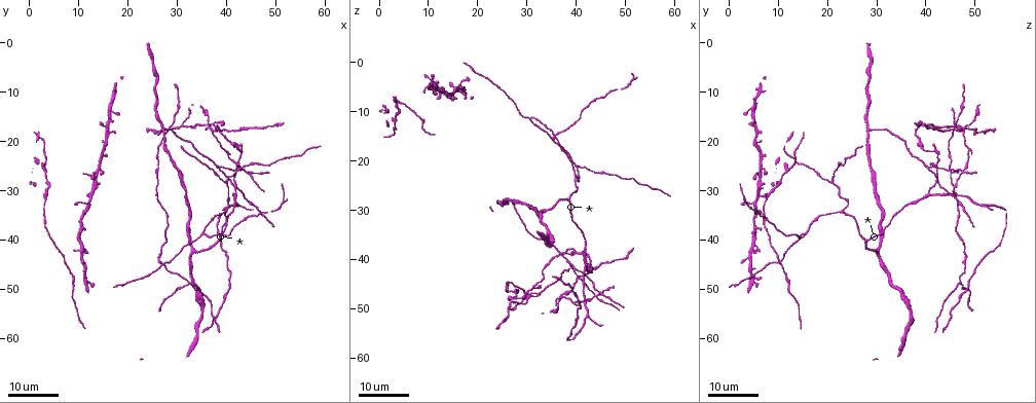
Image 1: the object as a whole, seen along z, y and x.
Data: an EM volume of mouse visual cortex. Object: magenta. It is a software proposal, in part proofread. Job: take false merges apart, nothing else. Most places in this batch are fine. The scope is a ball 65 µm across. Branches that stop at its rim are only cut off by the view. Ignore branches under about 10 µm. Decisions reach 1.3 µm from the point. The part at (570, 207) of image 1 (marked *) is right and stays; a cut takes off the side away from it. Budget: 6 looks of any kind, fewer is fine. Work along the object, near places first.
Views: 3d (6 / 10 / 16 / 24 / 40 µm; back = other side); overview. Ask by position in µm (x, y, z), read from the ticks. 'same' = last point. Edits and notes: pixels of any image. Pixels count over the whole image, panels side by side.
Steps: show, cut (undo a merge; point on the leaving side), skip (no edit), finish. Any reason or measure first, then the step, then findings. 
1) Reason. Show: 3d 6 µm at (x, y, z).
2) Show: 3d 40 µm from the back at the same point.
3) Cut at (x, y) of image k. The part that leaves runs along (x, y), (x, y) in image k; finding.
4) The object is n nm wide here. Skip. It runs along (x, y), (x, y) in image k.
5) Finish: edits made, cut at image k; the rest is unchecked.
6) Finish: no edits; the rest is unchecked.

Sudden change in width. Show: 3d 16 µm at (43.5, 26.0, 47.5).

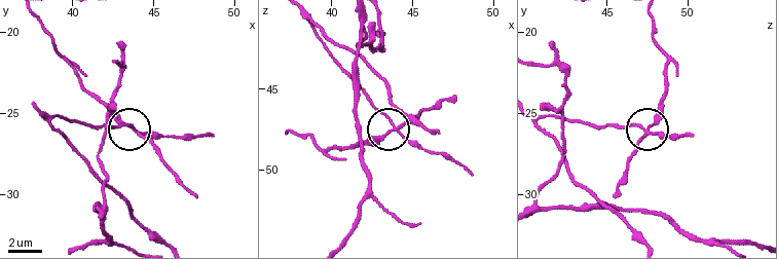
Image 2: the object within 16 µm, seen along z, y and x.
Show: 3d 10 µm at (43.5, 25.9, 47.6).

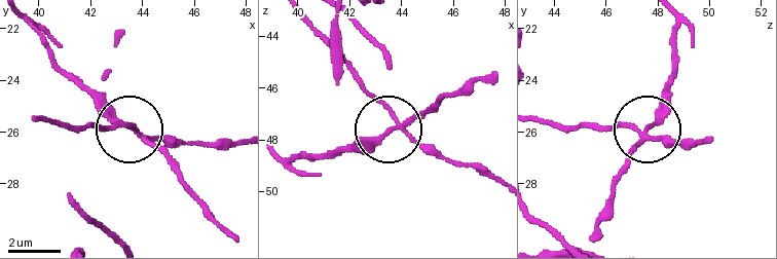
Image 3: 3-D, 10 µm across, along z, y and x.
The object is 160 nm wide here. Cut at (168, 159) of image 3. The part that leaves runs along (141, 138), (110, 118), (63, 72), (26, 19) in image 3; a second neuron is stuck on.

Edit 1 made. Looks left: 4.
Four arms meet. Show: 3d 16 µm at (41.5, 28.5, 42.0).

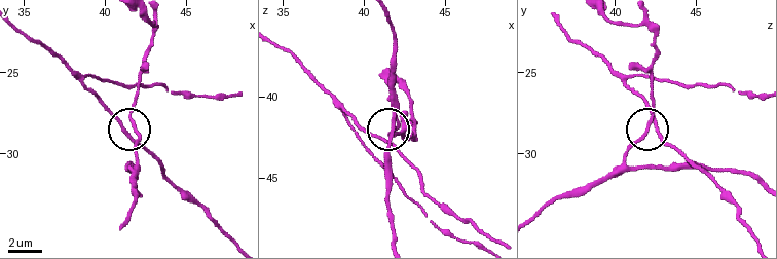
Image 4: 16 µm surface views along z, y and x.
Show: 3d 6 µm at (41.6, 28.1, 42.3).

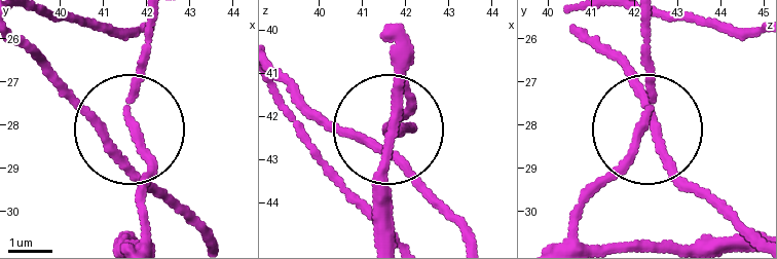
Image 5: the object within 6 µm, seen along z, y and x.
The object is 160 nm wide here. Skip. It runs along (142, 236), (142, 137), (102, 126), (39, 64) in image 5; one neuron here.

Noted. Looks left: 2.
Four arms meet. Show: 3d 24 µm at (30.0, 17.5, 47.0).

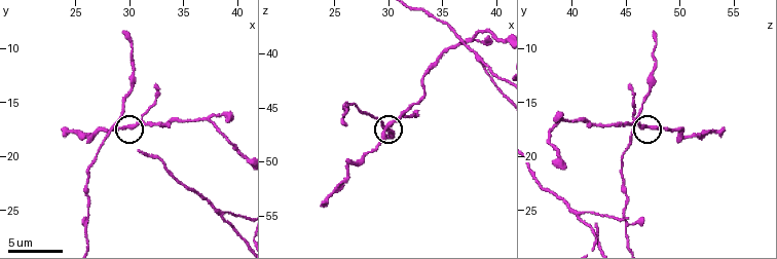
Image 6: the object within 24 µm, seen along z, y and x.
Closer look. Show: 3d 6 µm at (30.0, 17.4, 46.8).

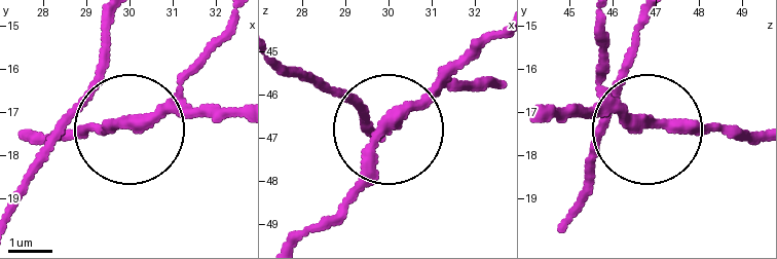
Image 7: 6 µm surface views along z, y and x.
4 arms meet here. Skip. It runs along (546, 113), (627, 113), (745, 135) in image 7; one neuron here.

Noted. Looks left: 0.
Finish: edits made, cut at image 3; the rest is unchecked.

